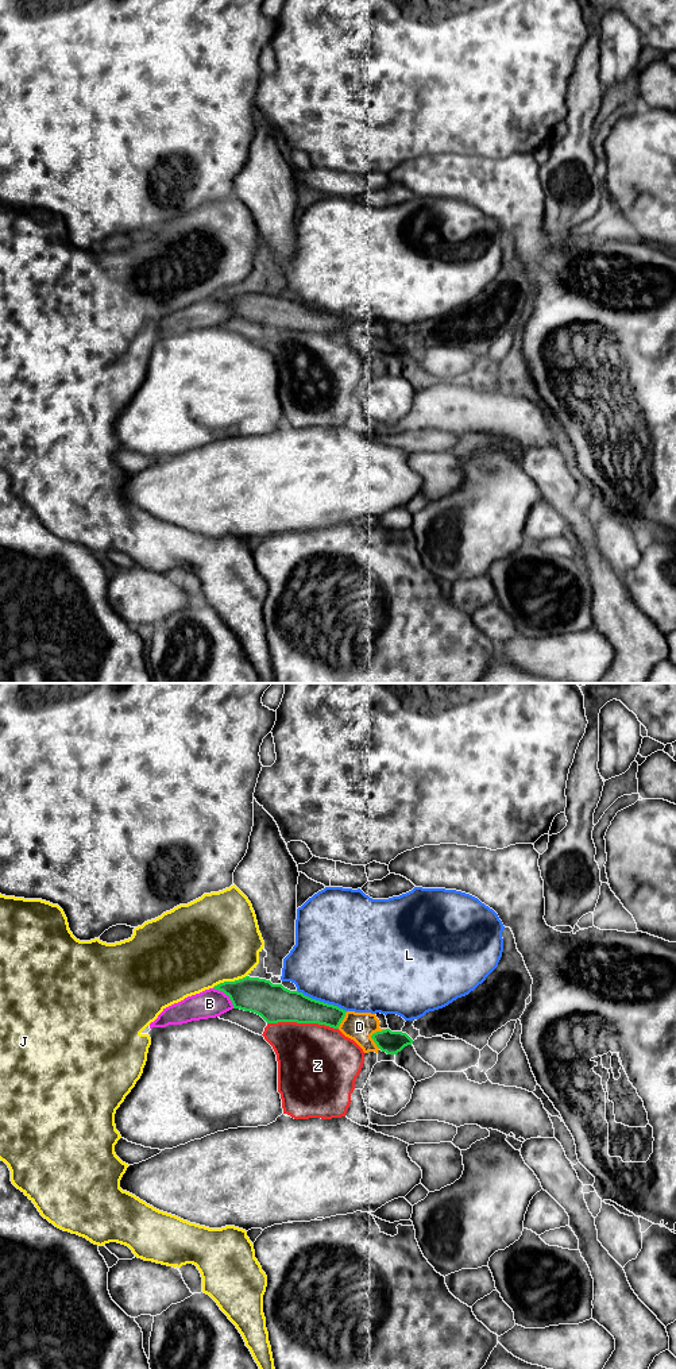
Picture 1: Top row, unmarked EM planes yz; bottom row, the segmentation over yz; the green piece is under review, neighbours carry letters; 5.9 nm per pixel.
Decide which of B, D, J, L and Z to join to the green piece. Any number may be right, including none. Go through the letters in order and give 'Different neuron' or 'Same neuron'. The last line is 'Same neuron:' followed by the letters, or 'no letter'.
B: Different neuron
D: Different neuron
J: Different neuron
L: Different neuron
Z: Different neuron
Same neuron: no letter

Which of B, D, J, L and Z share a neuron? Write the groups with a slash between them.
B Z / D / J / L

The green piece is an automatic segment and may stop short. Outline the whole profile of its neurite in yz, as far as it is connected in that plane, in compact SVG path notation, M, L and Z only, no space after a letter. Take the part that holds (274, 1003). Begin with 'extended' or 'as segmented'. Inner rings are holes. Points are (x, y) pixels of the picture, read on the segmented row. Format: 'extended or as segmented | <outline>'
as segmented | M250 977L224 982L213 987L229 996L233 1009L260 1015L267 1023L318 1023L339 1029L345 1010L290 991L270 980Z

